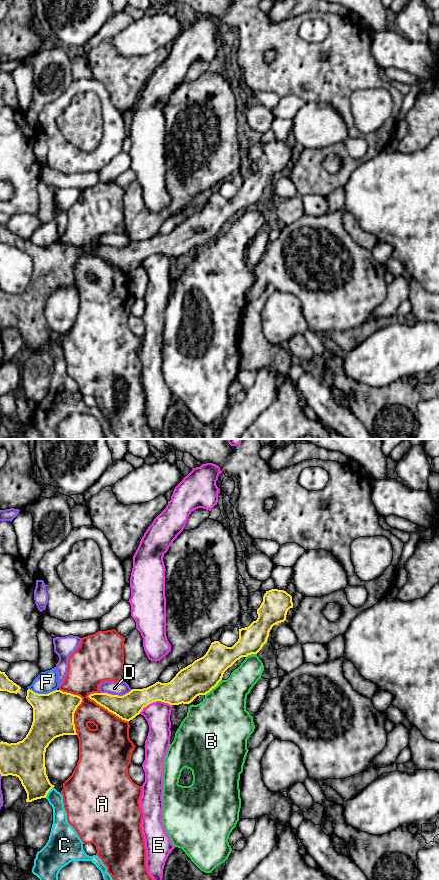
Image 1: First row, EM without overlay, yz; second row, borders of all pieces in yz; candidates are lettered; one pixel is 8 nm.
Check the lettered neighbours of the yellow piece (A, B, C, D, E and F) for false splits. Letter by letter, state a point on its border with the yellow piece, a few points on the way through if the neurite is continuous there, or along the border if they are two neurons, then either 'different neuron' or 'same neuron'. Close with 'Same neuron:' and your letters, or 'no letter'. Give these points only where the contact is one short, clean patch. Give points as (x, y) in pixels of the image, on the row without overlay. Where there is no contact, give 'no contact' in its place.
A: yz (79, 256) | different neuron
B: yz (213, 239) | different neuron
C: yz (48, 343) | different neuron
D: yz (116, 247) | different neuron
E: yz (155, 253) | different neuron
F: yz (42, 246) | different neuron
Same neuron: no letter

